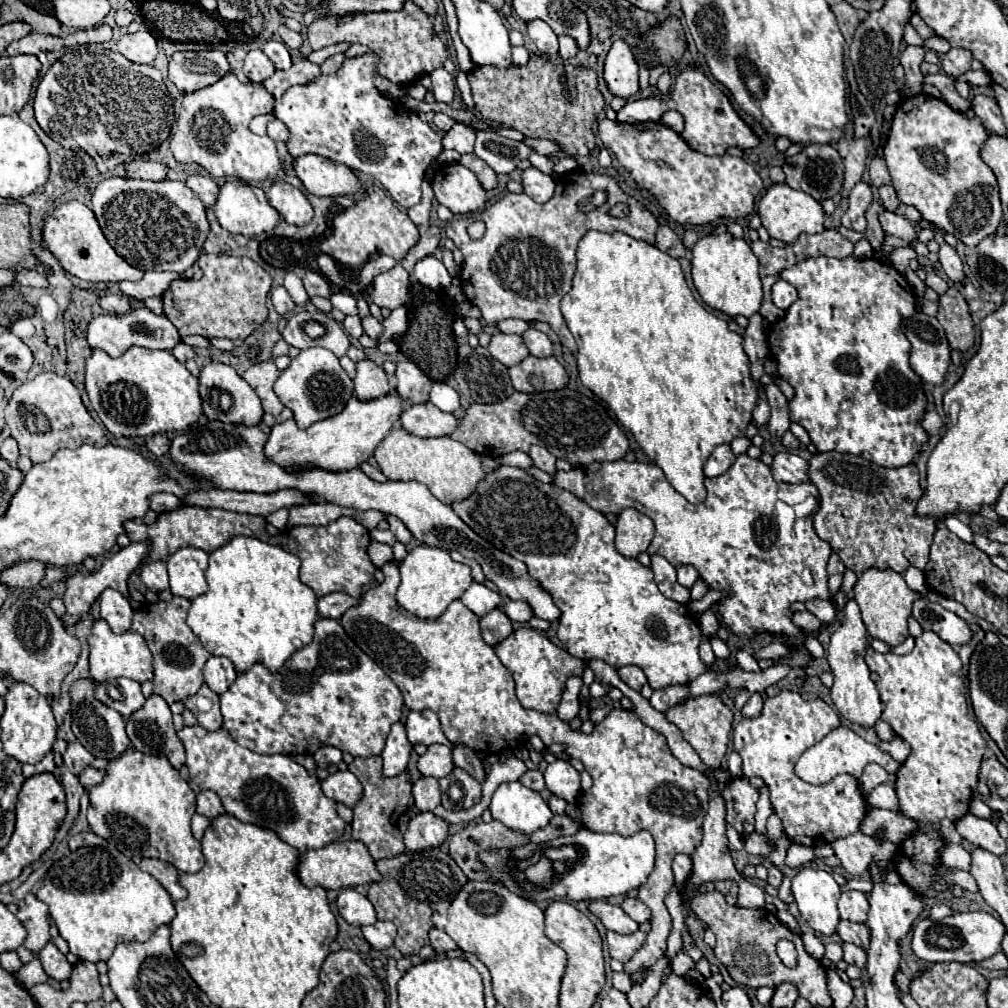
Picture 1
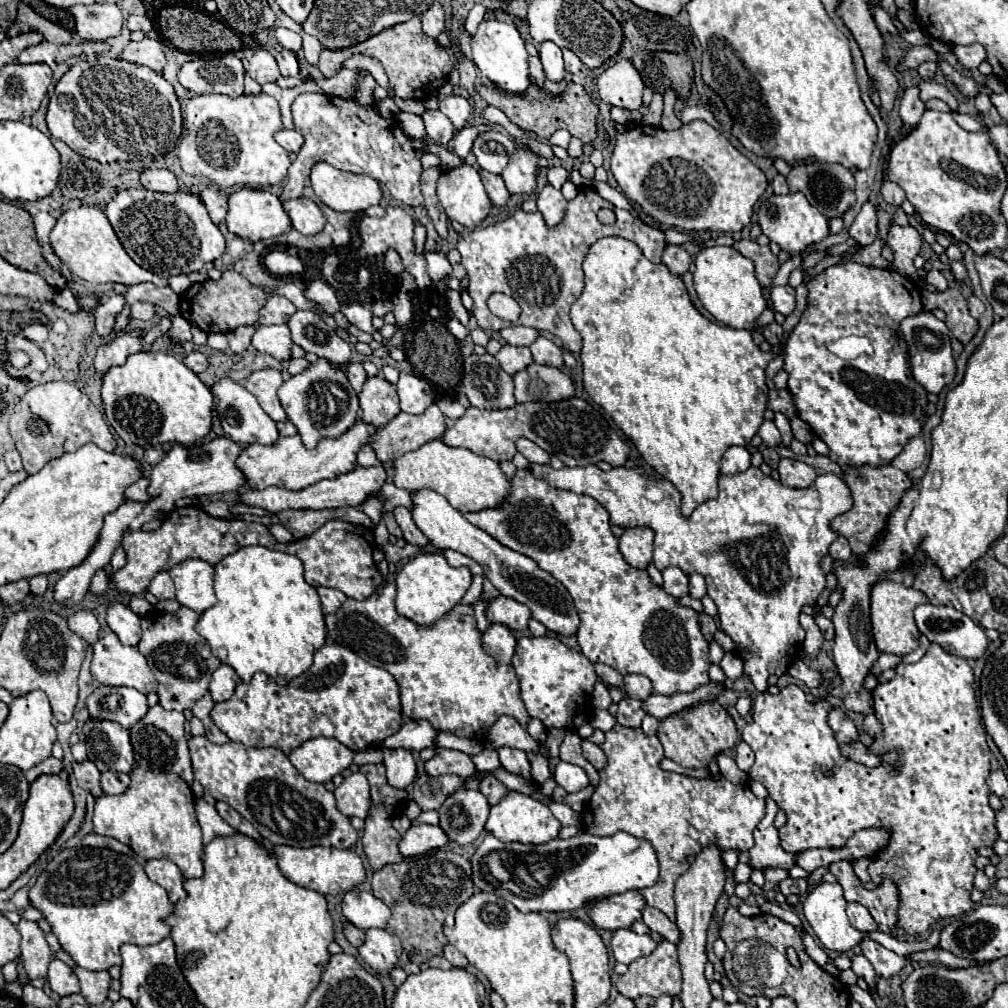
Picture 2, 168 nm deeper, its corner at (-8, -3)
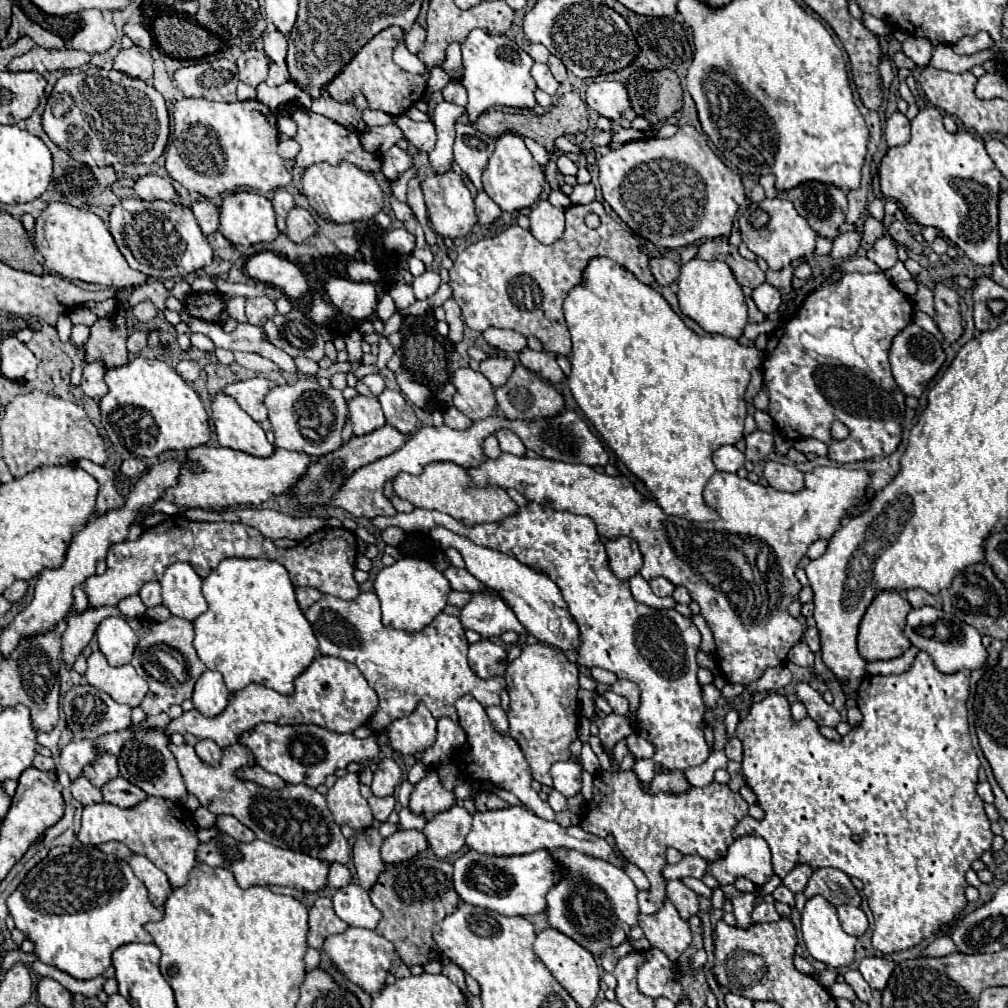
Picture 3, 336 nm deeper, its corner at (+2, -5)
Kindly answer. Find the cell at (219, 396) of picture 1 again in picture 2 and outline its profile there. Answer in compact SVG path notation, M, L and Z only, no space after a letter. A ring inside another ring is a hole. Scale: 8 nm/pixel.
M223 377L211 387L211 393L217 403L217 413L219 413L223 431L231 441L241 443L241 445L251 445L251 443L273 445L279 439L279 431L275 427L275 421L271 417L267 417L267 413L261 409L257 399L245 387L231 381L229 377Z

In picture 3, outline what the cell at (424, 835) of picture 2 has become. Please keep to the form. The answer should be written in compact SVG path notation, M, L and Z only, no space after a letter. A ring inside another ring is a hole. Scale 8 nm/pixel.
M397 831L395 835L387 837L381 847L381 857L385 863L399 863L411 859L413 855L425 851L429 847L425 835L421 831Z

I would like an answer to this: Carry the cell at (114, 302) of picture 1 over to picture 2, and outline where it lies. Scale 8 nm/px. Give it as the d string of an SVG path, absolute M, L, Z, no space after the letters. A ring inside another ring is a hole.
M135 303L131 305L131 317L141 321L151 321L155 317L155 305L153 303Z

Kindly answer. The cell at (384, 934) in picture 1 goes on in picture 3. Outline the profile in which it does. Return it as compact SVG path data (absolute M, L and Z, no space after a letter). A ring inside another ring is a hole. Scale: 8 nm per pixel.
M349 927L345 933L327 937L323 949L329 953L329 957L339 967L339 971L343 971L355 985L359 985L367 993L375 993L385 985L385 977L395 957L395 949L391 941L377 935L375 931L357 929L357 927Z

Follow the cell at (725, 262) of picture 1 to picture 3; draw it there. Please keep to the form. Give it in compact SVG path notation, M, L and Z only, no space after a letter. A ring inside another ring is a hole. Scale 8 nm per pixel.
M691 259L689 263L681 265L681 275L677 279L679 289L679 305L685 315L697 321L707 333L719 333L725 337L739 339L747 325L747 303L741 285L737 283L731 267L725 261L705 261L705 259Z

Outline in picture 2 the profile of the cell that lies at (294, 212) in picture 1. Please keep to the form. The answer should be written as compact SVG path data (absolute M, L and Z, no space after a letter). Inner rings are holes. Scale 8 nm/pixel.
M299 197L295 201L285 201L283 207L291 217L293 227L303 235L315 235L325 227L325 215L311 199Z

